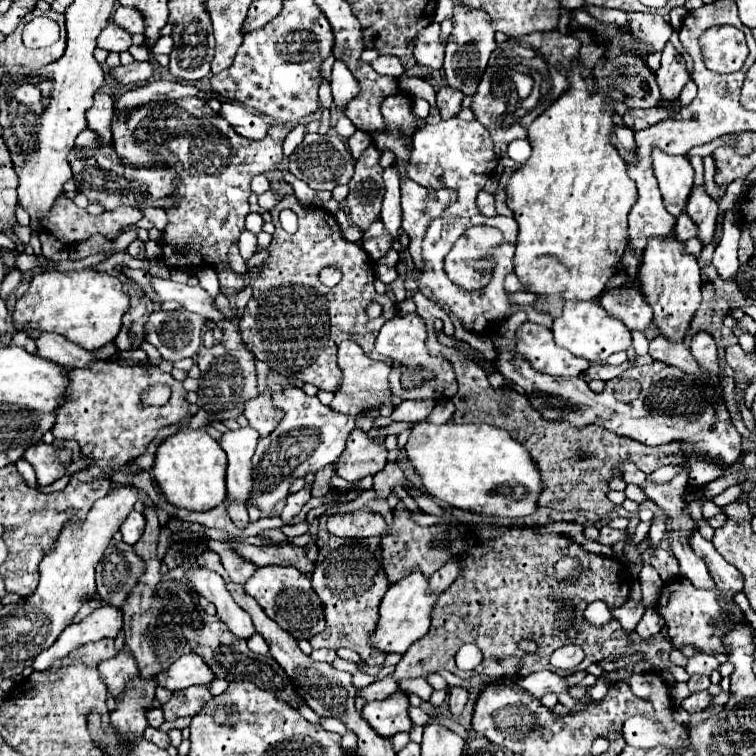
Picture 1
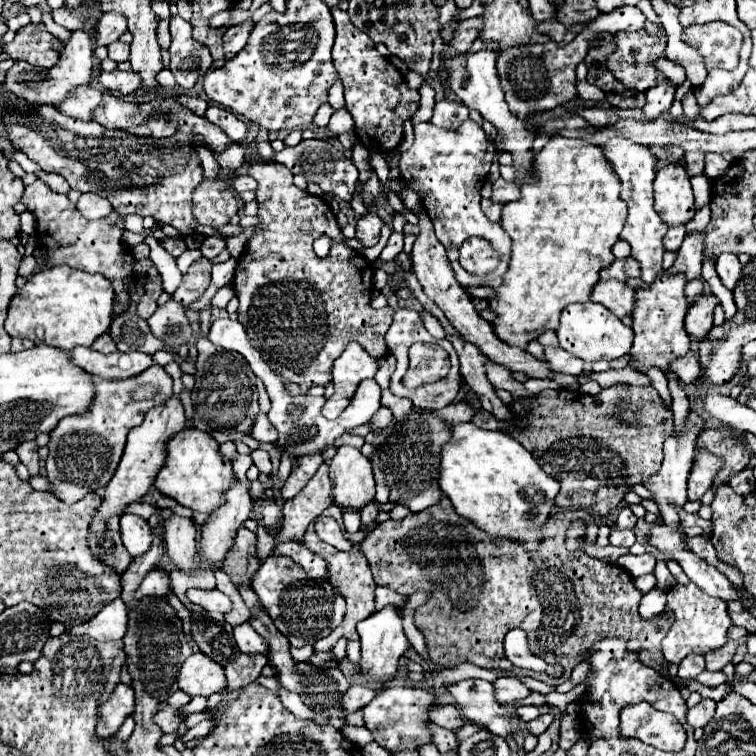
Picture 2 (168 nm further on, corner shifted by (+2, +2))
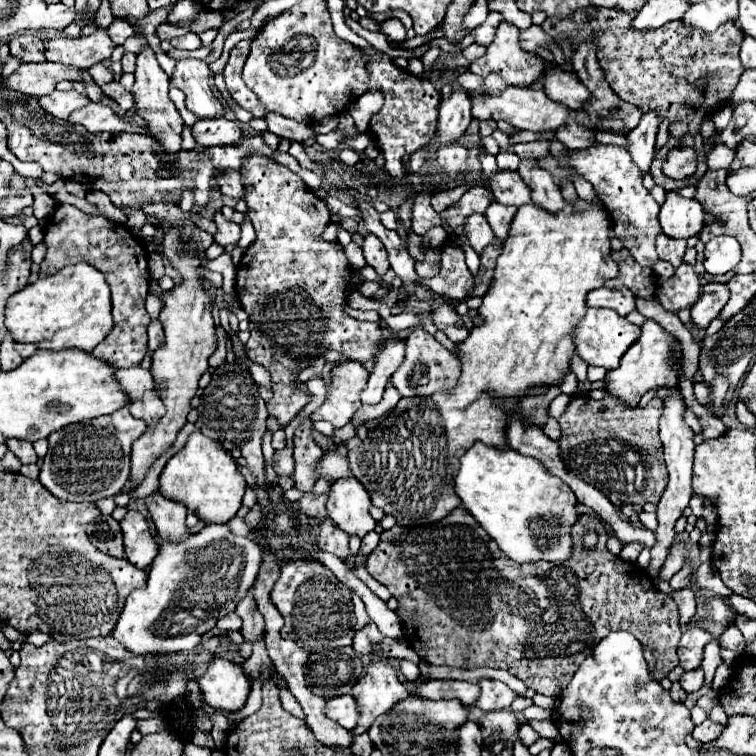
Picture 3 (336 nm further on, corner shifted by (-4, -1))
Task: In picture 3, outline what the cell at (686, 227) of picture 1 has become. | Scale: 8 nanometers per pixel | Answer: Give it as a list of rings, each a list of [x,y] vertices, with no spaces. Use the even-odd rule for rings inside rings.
[[[661,233],[657,237],[657,255],[659,255],[659,259],[669,261],[673,267],[681,265],[685,249],[687,249],[685,239],[673,239],[673,237],[667,237],[665,233]]]

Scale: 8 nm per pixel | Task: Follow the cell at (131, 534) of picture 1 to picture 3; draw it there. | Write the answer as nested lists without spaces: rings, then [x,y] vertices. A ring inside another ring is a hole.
[[[129,509],[121,521],[121,531],[123,531],[127,559],[135,567],[147,569],[159,551],[159,545],[151,535],[147,519],[141,513]]]

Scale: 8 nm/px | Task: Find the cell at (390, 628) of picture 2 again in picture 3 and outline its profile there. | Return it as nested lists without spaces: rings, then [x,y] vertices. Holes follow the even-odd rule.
[[[373,643],[373,655],[375,661],[367,665],[365,675],[361,675],[351,689],[361,713],[353,733],[365,733],[381,713],[389,711],[397,701],[409,695],[405,683],[399,681],[397,669],[383,655],[381,643]]]

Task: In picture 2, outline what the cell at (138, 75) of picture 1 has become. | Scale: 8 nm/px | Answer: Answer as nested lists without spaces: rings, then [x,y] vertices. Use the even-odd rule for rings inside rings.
[[[101,72],[99,76],[99,84],[105,90],[111,92],[119,92],[119,94],[131,94],[139,88],[139,76],[133,76],[133,72]]]

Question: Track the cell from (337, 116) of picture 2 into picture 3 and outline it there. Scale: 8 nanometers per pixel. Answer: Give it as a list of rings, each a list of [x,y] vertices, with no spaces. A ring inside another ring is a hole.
[[[337,127],[337,129],[333,129],[331,133],[317,135],[315,139],[317,139],[317,143],[319,143],[323,149],[337,149],[337,147],[341,145],[341,141],[345,139],[345,133]]]

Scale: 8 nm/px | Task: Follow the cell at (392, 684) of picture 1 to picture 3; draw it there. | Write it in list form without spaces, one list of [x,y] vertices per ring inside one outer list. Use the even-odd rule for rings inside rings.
[[[353,695],[331,697],[327,701],[325,713],[327,713],[327,717],[337,721],[347,731],[353,731],[353,727],[357,725],[357,701],[353,699]]]

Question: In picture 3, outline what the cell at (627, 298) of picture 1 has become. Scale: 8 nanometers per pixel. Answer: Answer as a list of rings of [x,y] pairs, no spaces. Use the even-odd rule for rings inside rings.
[[[615,287],[615,289],[595,289],[587,295],[589,307],[607,307],[617,311],[621,317],[631,313],[635,309],[635,295],[627,287]]]

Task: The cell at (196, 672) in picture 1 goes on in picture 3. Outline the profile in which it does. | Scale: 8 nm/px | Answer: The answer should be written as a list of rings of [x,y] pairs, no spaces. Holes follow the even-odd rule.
[[[213,657],[213,663],[209,663],[205,675],[197,679],[197,685],[205,703],[221,711],[239,711],[251,689],[241,665],[223,657]]]

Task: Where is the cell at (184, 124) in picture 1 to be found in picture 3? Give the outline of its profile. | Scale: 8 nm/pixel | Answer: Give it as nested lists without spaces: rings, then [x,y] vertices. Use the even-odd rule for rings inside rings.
[[[89,103],[87,107],[73,111],[69,121],[79,123],[87,131],[93,131],[93,133],[101,133],[101,131],[109,131],[109,133],[129,131],[129,133],[139,133],[139,135],[149,133],[149,127],[137,125],[137,123],[131,123],[131,121],[119,117],[111,107],[107,107],[103,103]]]

